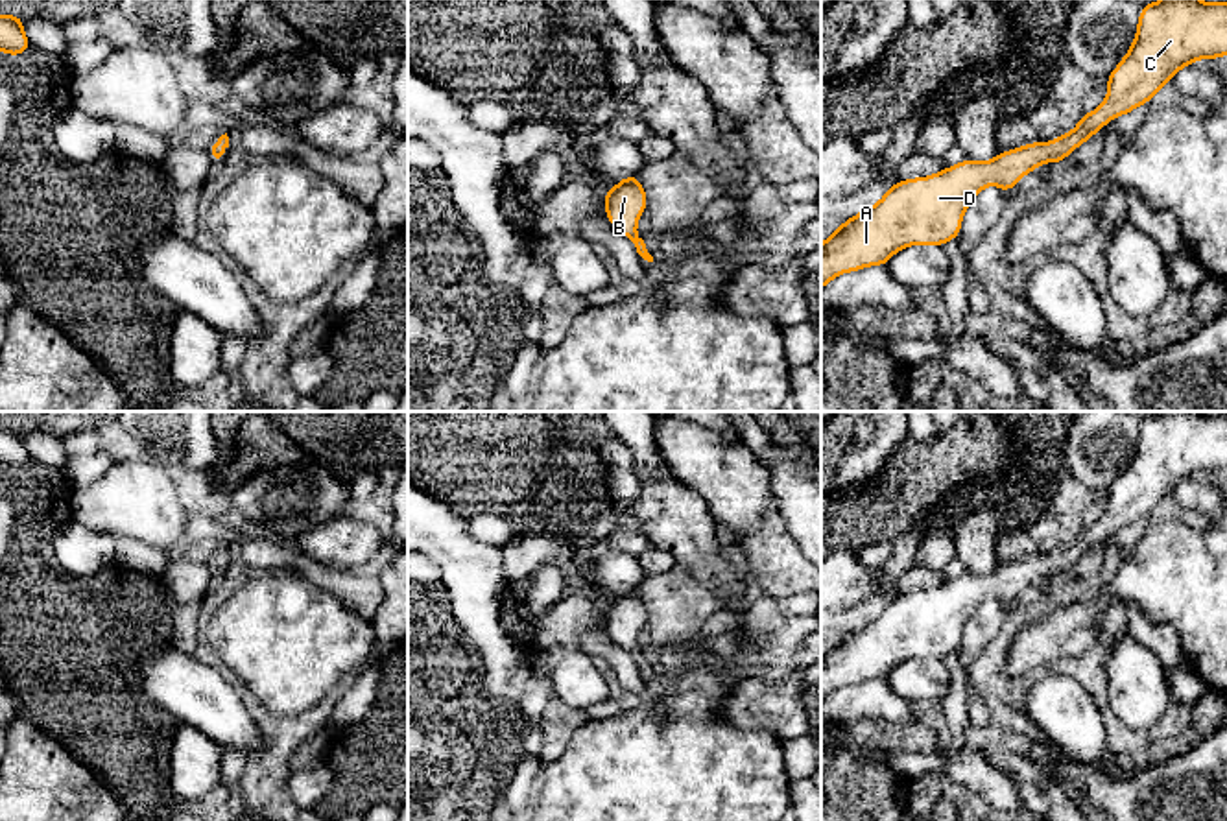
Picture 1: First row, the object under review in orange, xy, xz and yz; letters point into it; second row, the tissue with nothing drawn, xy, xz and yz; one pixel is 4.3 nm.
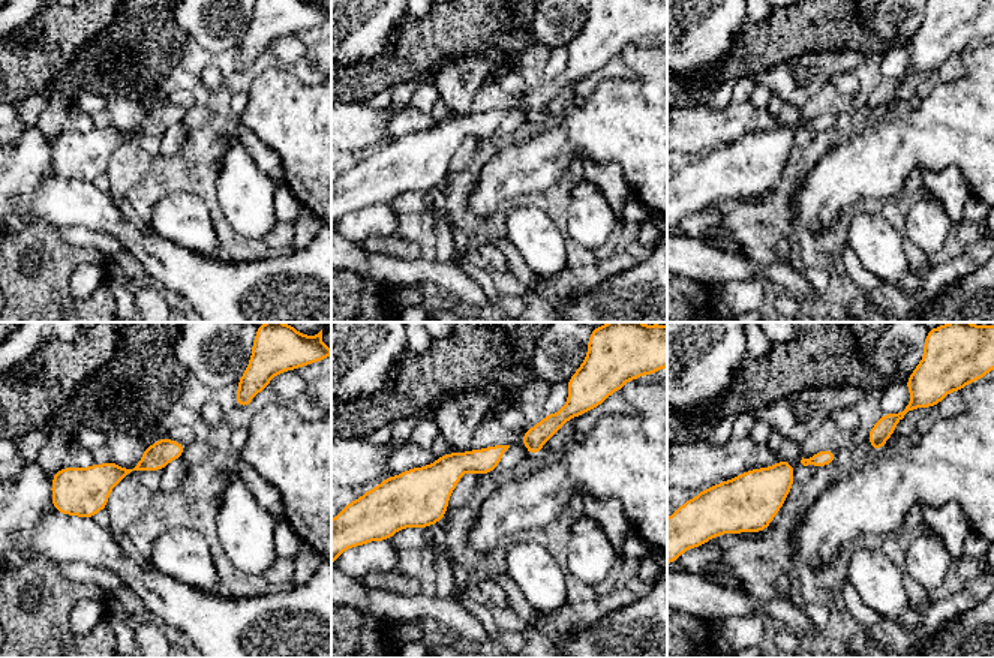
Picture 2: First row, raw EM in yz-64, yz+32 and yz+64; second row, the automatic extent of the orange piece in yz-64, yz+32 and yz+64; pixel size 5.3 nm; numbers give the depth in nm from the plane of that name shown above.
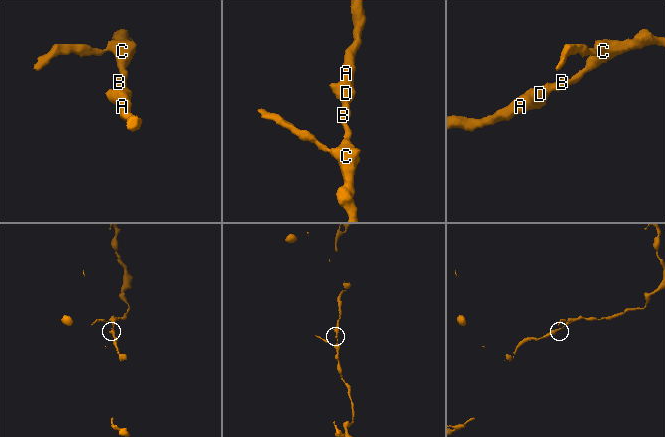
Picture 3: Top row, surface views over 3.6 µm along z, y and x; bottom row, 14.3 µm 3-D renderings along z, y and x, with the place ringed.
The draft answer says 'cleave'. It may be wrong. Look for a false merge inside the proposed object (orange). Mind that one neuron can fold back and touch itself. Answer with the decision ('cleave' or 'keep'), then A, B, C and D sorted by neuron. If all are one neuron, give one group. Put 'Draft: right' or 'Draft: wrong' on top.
Draft: wrong
keep; A B C D

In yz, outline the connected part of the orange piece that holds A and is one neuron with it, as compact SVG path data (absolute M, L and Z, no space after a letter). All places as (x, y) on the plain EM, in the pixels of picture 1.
M1162 411L1142 419L1135 454L1107 491L1100 520L1083 526L1074 544L1054 555L1031 555L1000 565L985 576L963 572L926 590L897 594L884 611L845 633L821 657L821 703L841 686L886 679L910 659L958 653L969 618L989 598L1009 605L1046 576L1063 576L1100 541L1131 528L1185 480L1227 469L1227 415Z

